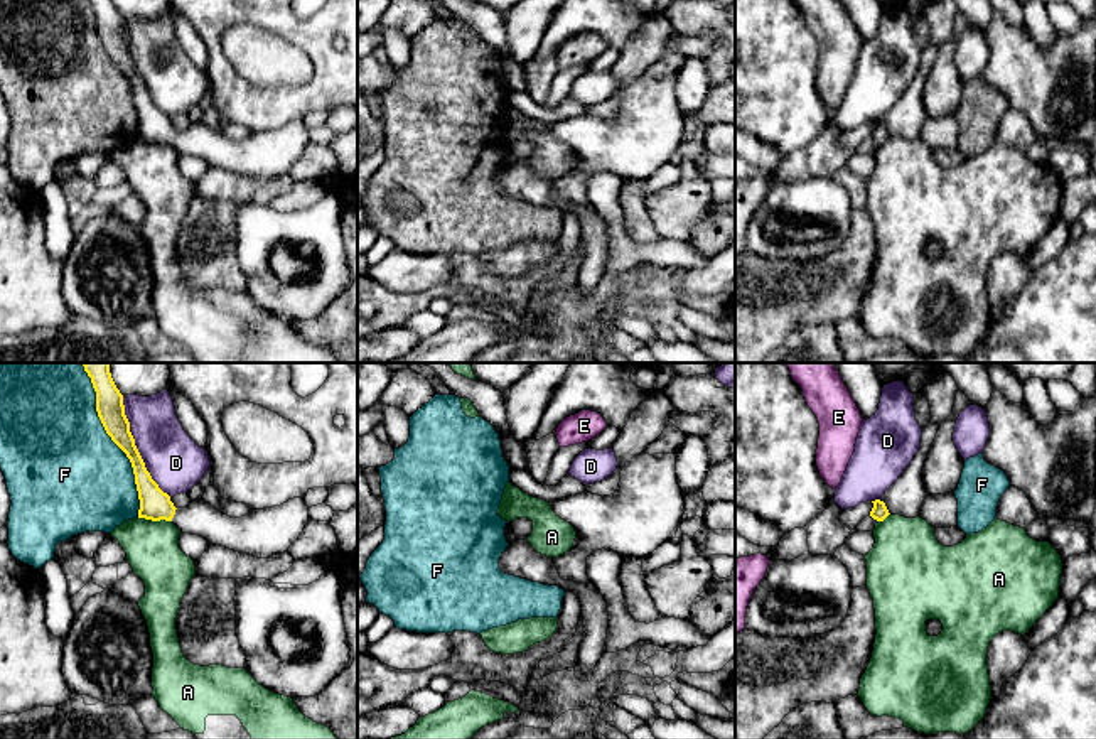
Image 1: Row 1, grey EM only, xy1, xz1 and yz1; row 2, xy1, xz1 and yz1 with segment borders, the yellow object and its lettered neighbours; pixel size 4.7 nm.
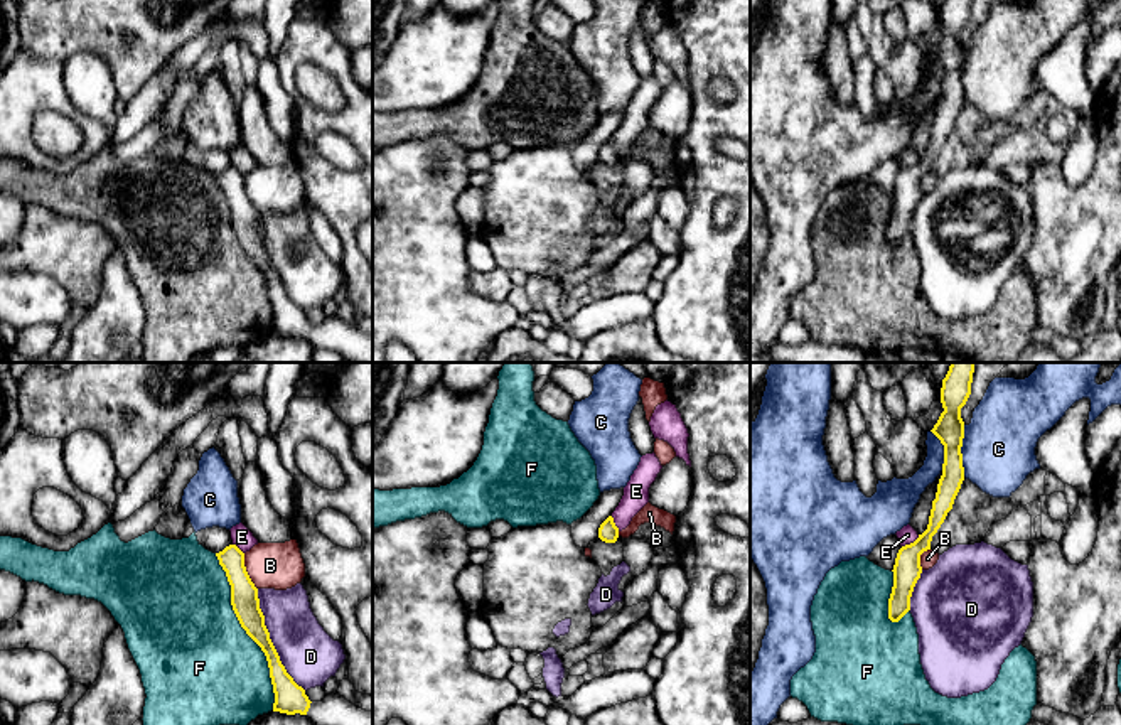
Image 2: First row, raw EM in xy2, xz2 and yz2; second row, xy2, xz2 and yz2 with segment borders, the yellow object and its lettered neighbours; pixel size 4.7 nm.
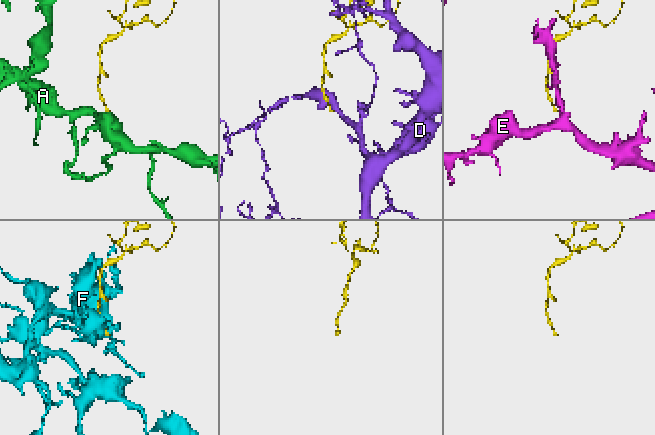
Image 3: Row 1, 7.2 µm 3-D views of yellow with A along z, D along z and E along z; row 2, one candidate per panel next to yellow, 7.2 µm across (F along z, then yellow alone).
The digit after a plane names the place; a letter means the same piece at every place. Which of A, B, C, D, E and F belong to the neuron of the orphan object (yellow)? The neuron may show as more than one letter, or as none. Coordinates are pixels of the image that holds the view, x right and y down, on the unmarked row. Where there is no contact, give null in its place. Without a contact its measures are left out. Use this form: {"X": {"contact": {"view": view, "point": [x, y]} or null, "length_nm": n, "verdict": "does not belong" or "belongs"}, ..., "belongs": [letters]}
{"A": {"contact": {"view": "xy1", "point": [154, 142]}, "length_nm": 170, "verdict": "does not belong"}, "B": {"contact": {"view": "xy2", "point": [246, 194]}, "length_nm": 190, "verdict": "does not belong"}, "C": {"contact": {"view": "yz2", "point": [960, 73]}, "length_nm": 240, "verdict": "does not belong"}, "D": {"contact": {"view": "xy1", "point": [135, 70]}, "length_nm": 550, "verdict": "does not belong"}, "E": {"contact": {"view": "yz2", "point": [911, 166]}, "length_nm": 110, "verdict": "does not belong"}, "F": {"contact": {"view": "xy2", "point": [245, 252]}, "length_nm": 800, "verdict": "does not belong"}, "belongs": []}

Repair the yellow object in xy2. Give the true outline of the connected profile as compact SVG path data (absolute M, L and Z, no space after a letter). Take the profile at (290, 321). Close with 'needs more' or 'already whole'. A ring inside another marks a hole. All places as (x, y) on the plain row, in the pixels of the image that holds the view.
M229 167L216 179L231 207L231 228L241 250L266 278L275 315L273 334L307 337L317 349L334 351L346 361L373 362L373 334L352 327L339 315L310 324L305 312L287 295L265 248L258 211L244 189L244 175Z | needs more

